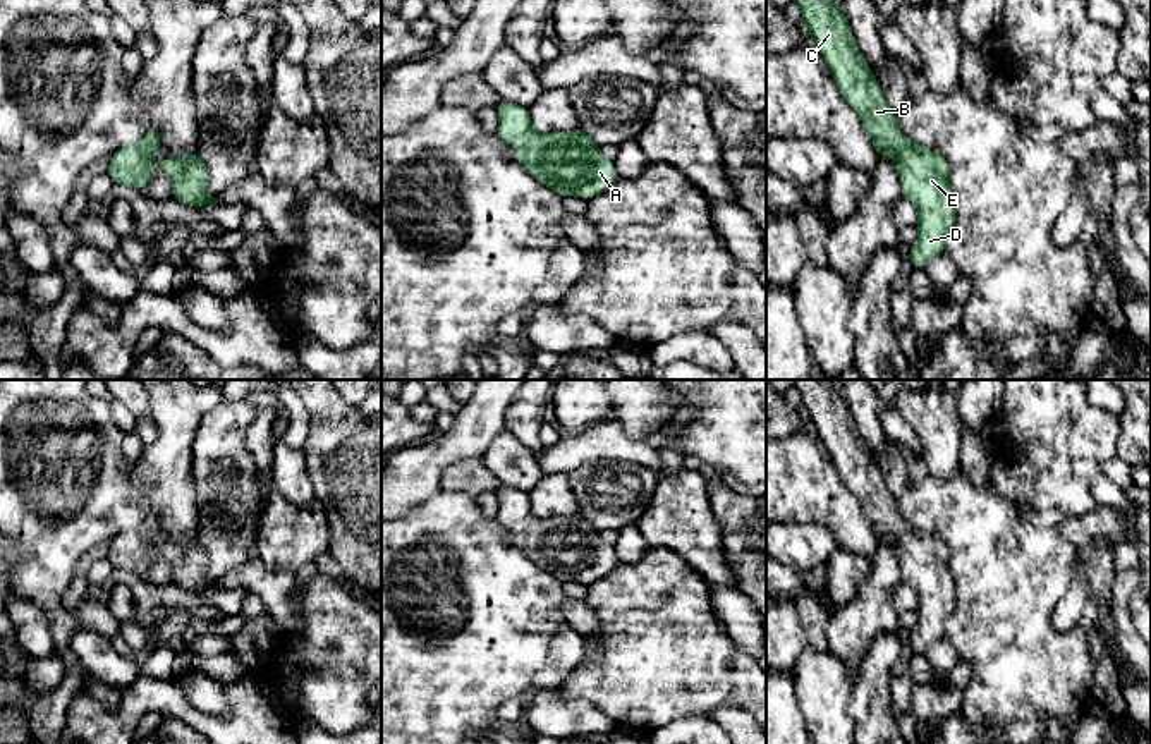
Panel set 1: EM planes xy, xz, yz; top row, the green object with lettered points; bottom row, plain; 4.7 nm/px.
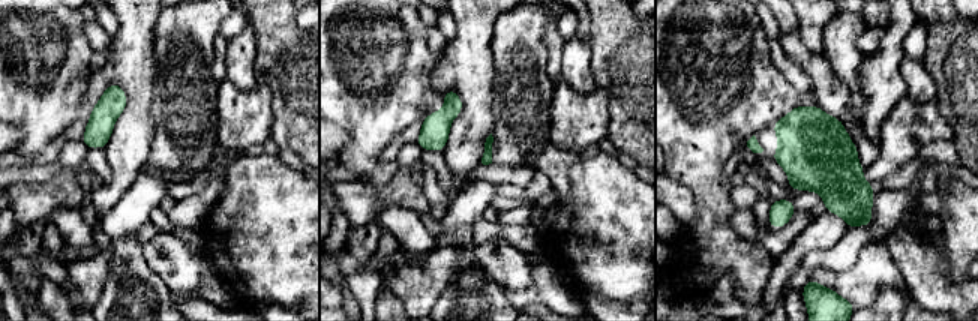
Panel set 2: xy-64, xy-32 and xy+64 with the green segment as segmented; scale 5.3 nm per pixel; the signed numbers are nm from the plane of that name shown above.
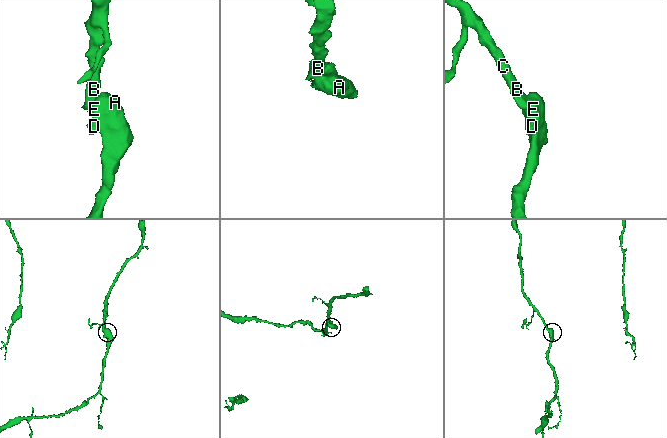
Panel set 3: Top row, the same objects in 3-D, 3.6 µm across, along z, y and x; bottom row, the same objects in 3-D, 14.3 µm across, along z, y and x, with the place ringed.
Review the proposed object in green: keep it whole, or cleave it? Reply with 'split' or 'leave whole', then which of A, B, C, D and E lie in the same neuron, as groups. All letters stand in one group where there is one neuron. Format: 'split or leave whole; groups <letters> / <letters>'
leave whole; groups A B C D E

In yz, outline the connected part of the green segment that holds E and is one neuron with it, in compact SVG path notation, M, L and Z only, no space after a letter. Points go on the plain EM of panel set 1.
M790 380L790 387L801 392L804 419L814 424L843 485L857 495L876 538L898 550L904 581L919 598L910 653L924 653L933 641L945 637L955 610L948 546L933 533L902 522L898 500L888 491L871 452L857 436L850 409L833 381Z

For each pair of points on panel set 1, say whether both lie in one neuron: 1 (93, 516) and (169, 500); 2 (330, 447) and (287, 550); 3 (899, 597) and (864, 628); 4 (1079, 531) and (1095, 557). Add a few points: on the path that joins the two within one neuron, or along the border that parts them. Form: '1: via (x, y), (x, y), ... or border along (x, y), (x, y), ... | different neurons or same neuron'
1: border along (129, 469), (129, 480), (155, 509) | different neurons
2: border along (316, 499), (323, 507), (330, 538) | different neurons
3: border along (902, 579), (892, 593), (892, 607), (899, 614) | different neurons
4: border along (1114, 543), (1107, 538), (1093, 538), (1079, 548) | different neurons

